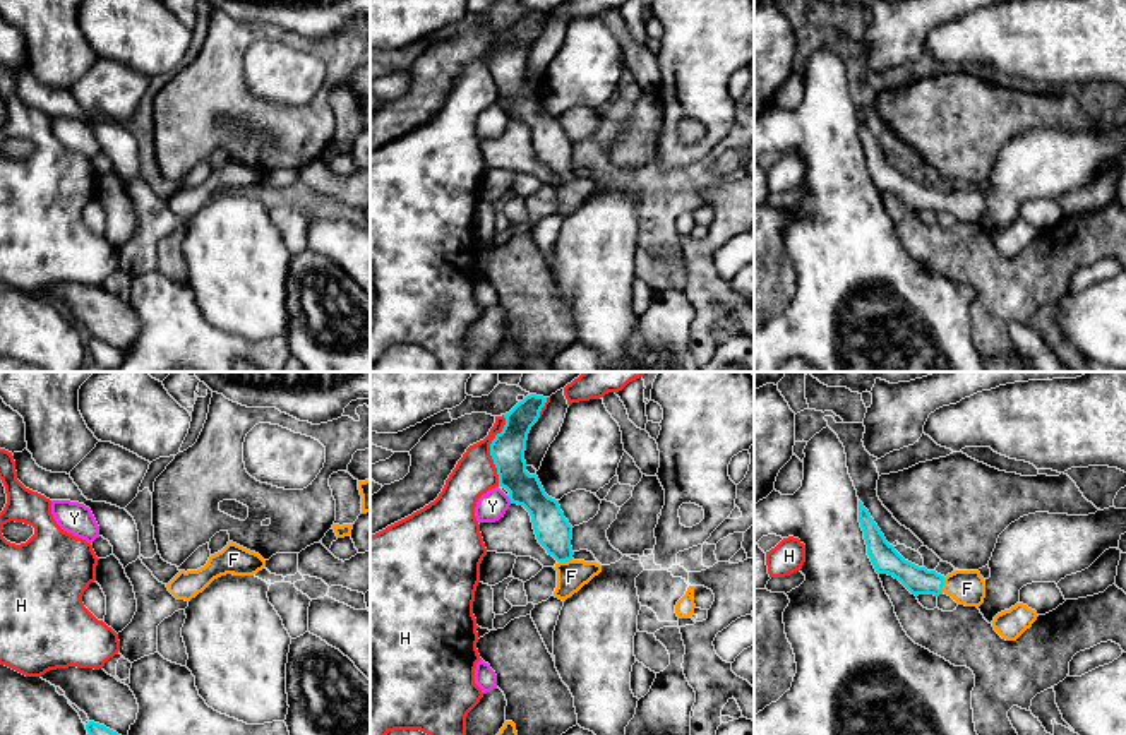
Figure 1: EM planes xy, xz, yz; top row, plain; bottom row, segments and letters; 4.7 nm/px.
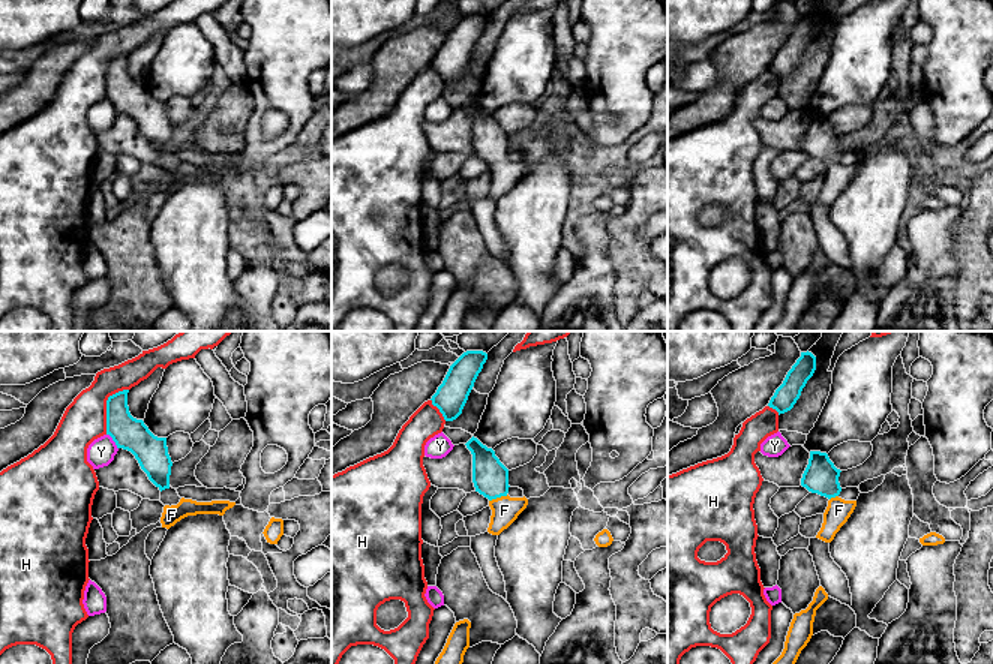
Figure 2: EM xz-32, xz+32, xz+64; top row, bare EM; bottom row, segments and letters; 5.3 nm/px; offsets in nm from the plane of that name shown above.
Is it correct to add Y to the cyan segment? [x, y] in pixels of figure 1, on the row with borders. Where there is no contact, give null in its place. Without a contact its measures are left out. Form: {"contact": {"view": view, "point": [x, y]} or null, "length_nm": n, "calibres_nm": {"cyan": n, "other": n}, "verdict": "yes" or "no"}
{"contact": {"view": "xz", "point": [509, 499]}, "length_nm": 50, "calibres_nm": {"cyan": 170, "other": 140}, "verdict": "no"}

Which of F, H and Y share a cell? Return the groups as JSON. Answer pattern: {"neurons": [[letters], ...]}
{"neurons": [["F"], ["H"], ["Y"]]}

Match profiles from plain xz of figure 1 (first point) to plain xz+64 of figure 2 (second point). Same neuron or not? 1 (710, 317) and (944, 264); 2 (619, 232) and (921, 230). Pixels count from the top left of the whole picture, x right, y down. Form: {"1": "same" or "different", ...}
{"1": "different", "2": "different"}

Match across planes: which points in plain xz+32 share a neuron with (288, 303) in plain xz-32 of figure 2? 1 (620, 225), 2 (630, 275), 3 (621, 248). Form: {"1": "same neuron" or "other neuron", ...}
{"1": "same neuron", "2": "same neuron", "3": "same neuron"}

